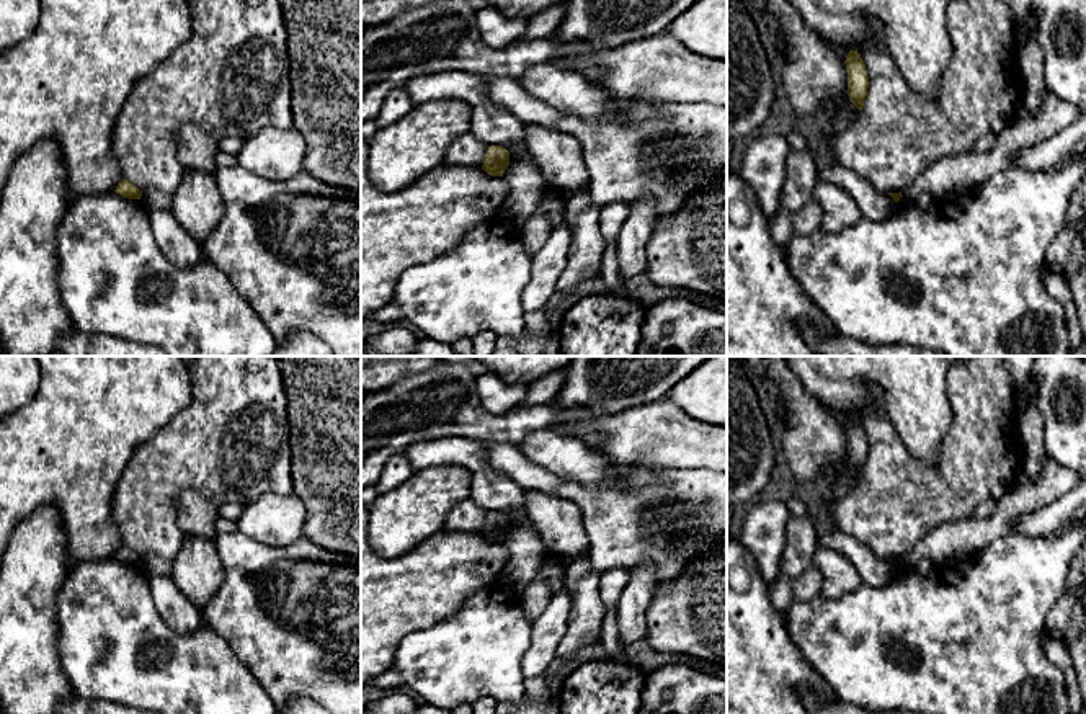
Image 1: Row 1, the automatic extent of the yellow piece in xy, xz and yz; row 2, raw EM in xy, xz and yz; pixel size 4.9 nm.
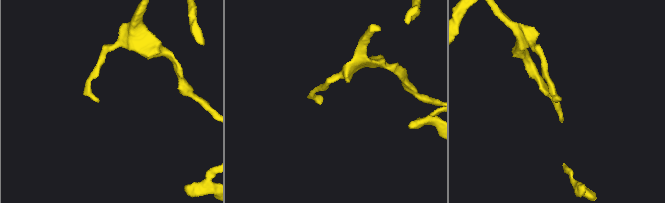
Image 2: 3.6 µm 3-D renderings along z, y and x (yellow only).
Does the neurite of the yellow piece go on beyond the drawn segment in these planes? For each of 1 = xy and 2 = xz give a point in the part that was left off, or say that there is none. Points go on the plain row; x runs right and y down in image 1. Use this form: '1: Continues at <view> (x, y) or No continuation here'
1: No continuation here
2: No continuation here

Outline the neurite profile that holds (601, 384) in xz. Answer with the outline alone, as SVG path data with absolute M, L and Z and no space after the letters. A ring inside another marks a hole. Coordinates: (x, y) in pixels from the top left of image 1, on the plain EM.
M573 356L555 400L593 415L656 402L712 356Z

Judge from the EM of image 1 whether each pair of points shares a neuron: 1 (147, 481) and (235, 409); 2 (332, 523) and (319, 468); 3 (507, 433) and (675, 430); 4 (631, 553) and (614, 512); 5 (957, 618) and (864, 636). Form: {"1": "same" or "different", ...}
{"1": "same", "2": "same", "3": "same", "4": "same", "5": "same"}

